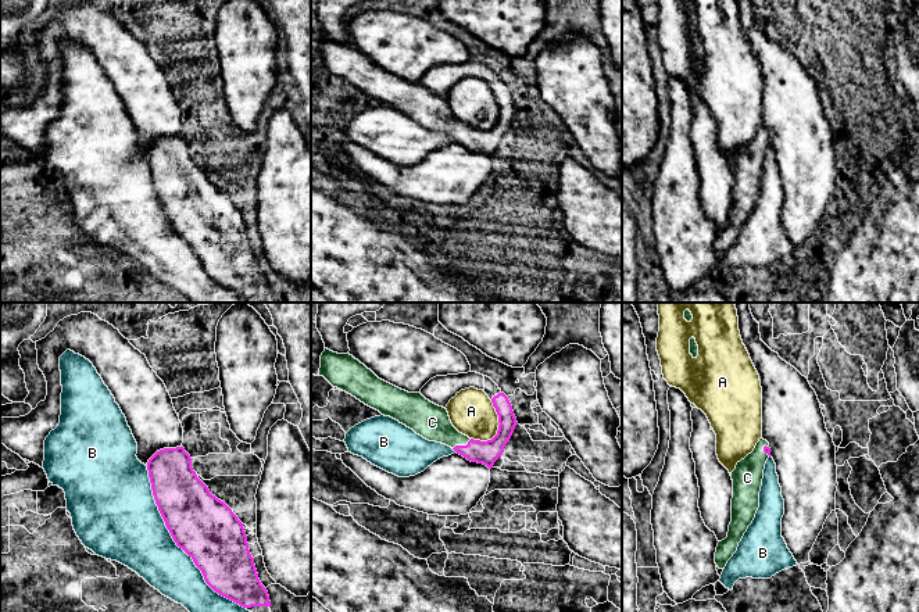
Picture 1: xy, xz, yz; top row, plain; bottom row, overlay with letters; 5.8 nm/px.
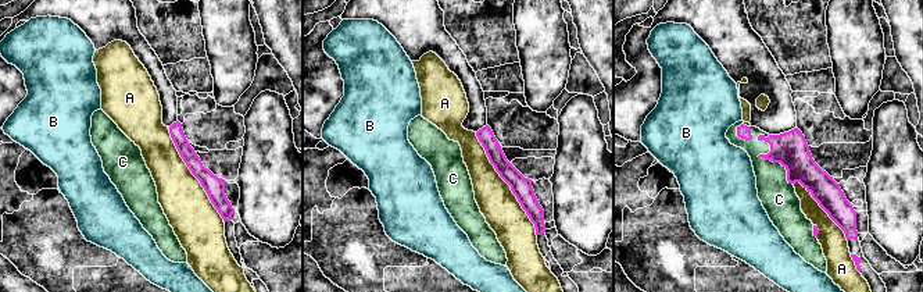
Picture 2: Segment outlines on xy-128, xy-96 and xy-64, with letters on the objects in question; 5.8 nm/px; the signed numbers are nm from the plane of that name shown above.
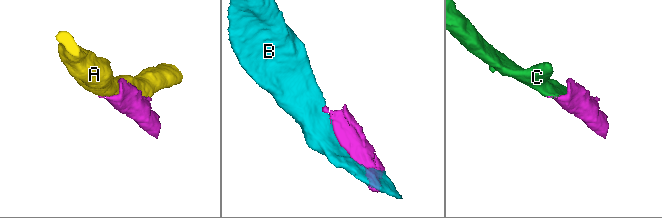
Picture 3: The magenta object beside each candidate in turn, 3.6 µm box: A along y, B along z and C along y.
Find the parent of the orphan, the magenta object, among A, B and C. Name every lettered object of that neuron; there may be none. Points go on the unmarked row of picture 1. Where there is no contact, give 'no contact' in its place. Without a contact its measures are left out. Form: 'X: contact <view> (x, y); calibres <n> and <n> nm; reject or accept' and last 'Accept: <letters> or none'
A: contact xz (499, 117); calibres 140 and 260 nm; reject
B: contact xy (176, 233); calibres 360 and 360 nm; reject
C: contact xz (461, 135); calibres 140 and 200 nm; accept
Accept: C

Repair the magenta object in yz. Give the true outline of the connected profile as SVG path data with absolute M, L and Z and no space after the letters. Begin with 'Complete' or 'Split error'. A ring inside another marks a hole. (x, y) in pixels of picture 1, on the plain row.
Split error. M759 128L754 140L737 151L736 158L732 161L732 211L729 214L727 226L719 230L716 236L715 253L719 258L725 258L755 207L759 197L764 158L769 146L769 132Z

